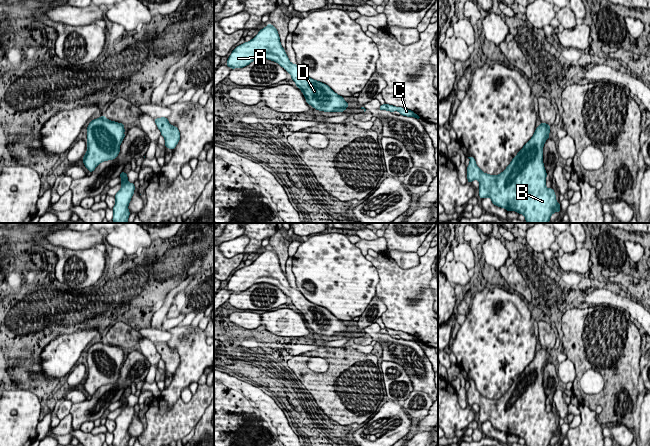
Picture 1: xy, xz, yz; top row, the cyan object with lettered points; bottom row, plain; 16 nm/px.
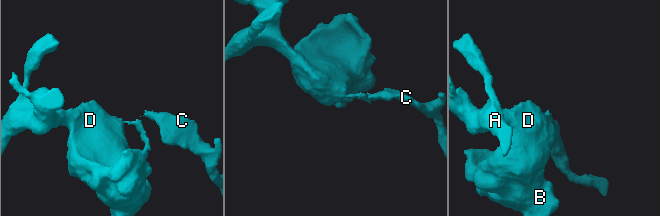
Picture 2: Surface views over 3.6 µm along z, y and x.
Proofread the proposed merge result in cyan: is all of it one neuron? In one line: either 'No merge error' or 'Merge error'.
Merge error

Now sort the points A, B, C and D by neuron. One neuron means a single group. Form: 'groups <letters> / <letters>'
groups A B D / C

